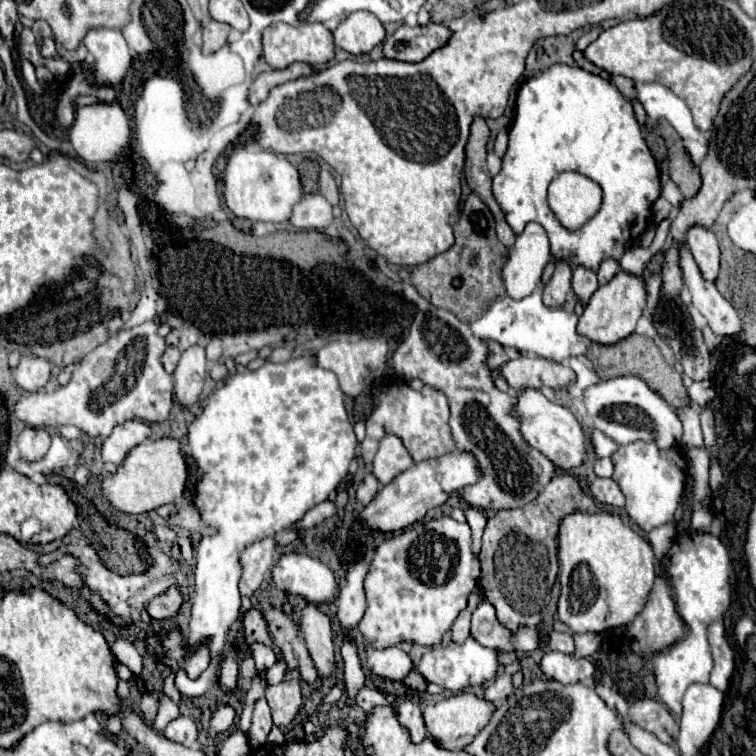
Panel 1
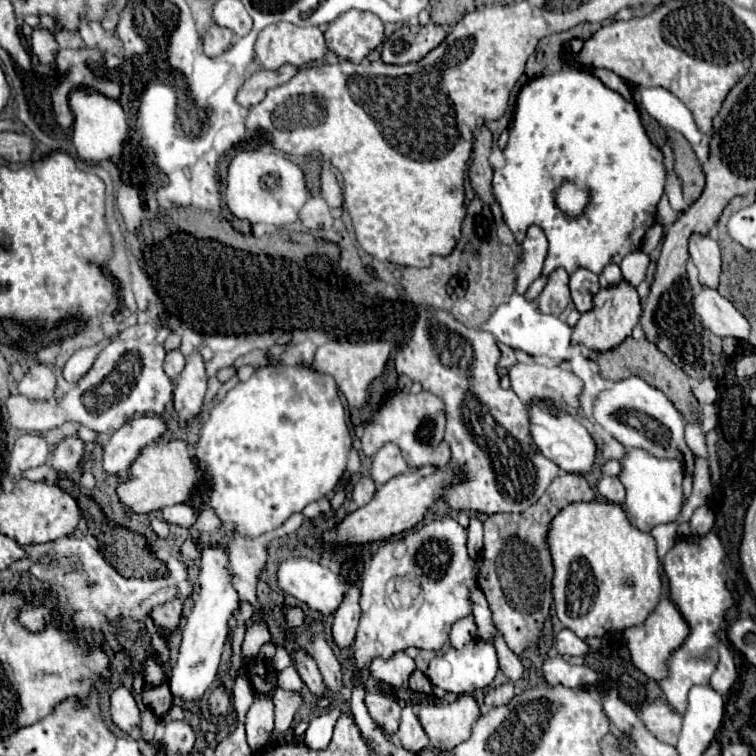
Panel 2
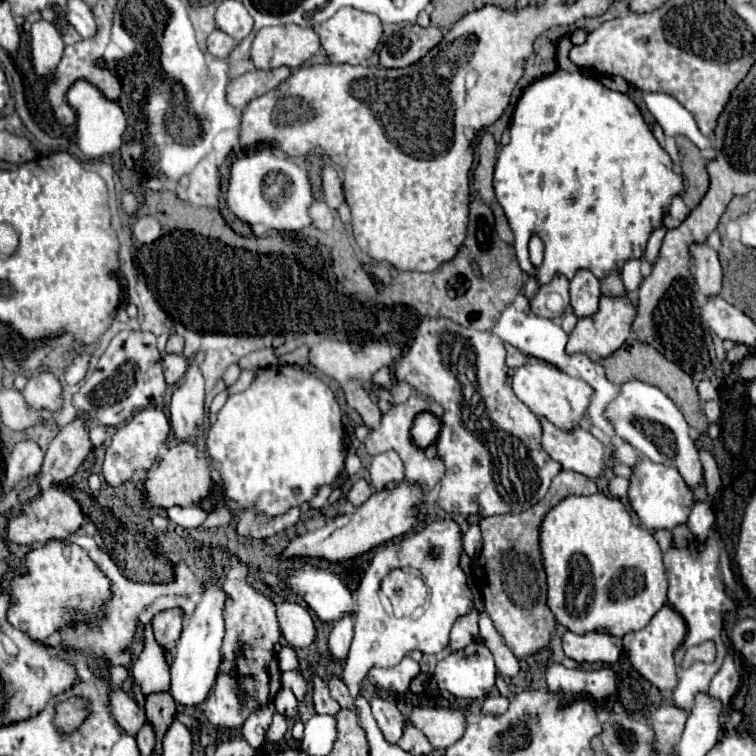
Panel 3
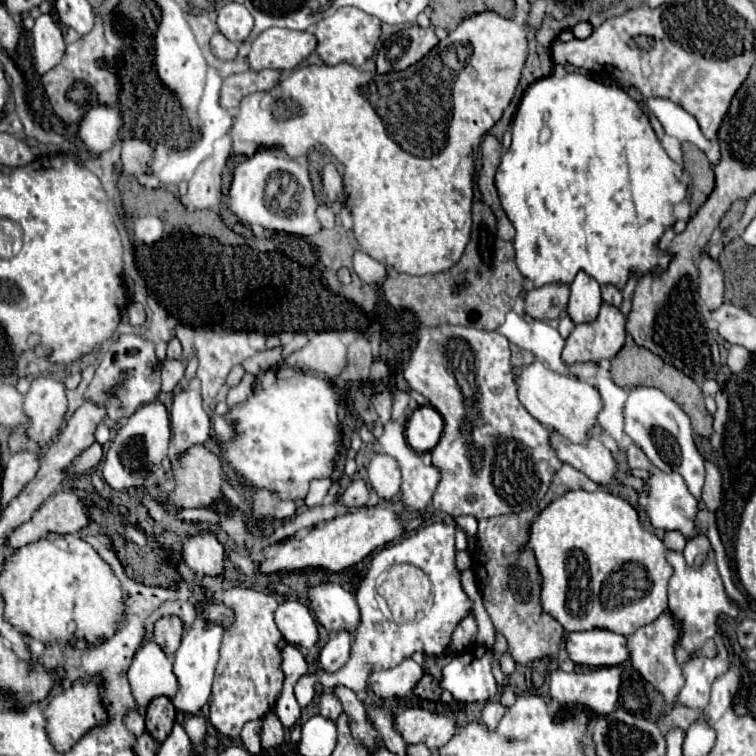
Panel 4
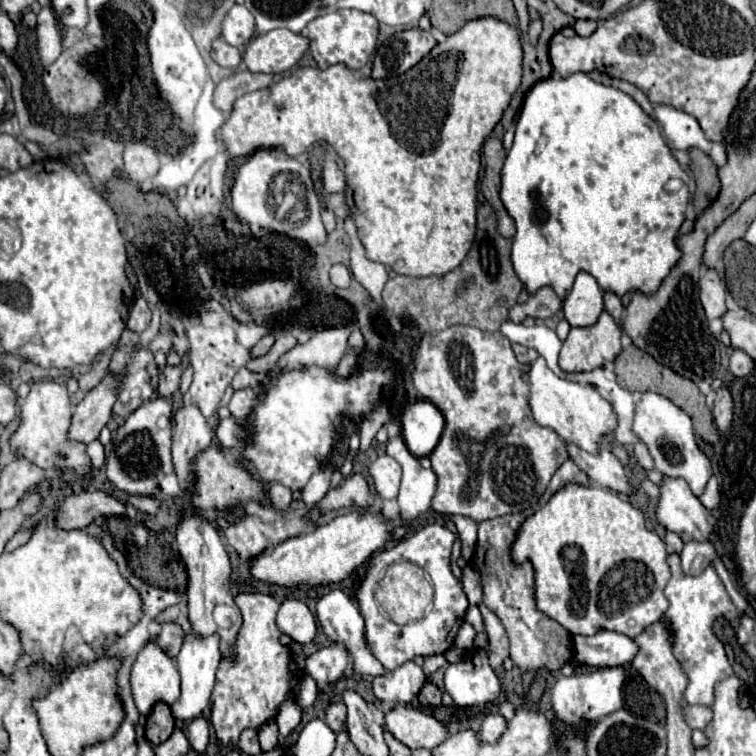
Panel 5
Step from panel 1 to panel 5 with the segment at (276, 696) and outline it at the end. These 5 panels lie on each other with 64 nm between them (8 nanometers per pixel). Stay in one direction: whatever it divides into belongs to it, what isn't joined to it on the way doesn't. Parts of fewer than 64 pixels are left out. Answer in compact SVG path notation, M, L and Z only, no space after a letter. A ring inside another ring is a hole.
M270 720L266 726L262 726L262 730L260 730L260 748L264 750L264 752L268 752L268 750L272 750L274 746L276 746L276 742L278 742L278 726L276 726L276 722L274 720Z

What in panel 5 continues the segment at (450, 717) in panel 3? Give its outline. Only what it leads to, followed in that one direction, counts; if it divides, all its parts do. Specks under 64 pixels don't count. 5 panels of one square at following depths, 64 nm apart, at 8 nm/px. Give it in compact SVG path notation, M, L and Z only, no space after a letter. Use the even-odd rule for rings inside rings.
M396 706L390 712L386 712L384 726L396 740L406 744L410 750L432 750L434 746L446 740L446 726L442 726L440 720L436 720L430 714L424 714L422 710L406 706Z

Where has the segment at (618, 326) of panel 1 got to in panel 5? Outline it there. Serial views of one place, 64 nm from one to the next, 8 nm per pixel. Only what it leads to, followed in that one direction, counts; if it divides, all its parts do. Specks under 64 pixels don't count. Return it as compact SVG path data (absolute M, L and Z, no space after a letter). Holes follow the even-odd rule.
M602 312L594 326L570 330L558 364L564 372L592 372L604 366L604 362L612 362L618 352L620 328L608 312Z

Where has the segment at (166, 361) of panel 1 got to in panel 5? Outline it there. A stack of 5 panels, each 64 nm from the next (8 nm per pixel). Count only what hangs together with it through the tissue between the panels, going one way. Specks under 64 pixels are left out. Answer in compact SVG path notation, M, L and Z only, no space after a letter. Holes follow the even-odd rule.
M166 366L164 372L160 374L160 384L158 384L158 392L164 398L170 398L180 386L180 368L176 366Z

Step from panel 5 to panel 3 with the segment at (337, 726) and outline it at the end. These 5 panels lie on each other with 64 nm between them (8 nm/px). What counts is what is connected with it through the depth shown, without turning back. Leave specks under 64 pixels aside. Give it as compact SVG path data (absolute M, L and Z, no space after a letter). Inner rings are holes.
M320 676L312 678L312 690L314 690L314 706L318 714L330 714L336 716L340 710L340 704L330 696L328 686L324 684L324 680Z

